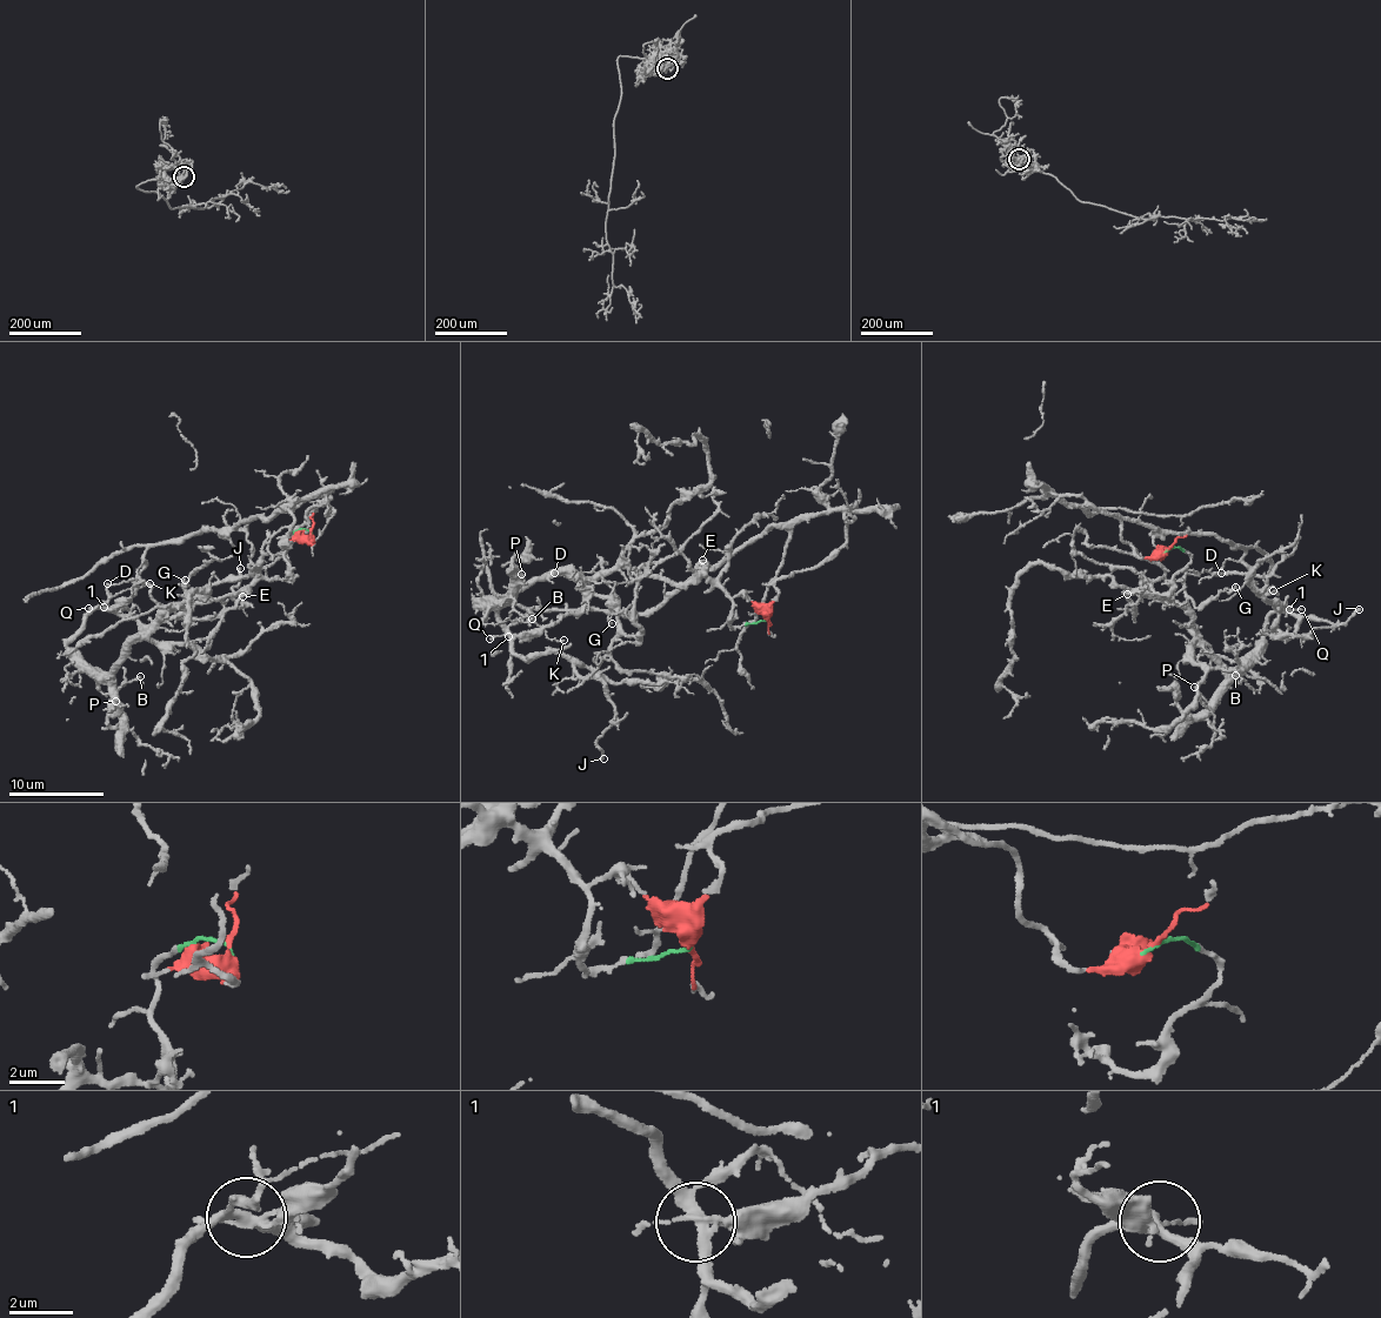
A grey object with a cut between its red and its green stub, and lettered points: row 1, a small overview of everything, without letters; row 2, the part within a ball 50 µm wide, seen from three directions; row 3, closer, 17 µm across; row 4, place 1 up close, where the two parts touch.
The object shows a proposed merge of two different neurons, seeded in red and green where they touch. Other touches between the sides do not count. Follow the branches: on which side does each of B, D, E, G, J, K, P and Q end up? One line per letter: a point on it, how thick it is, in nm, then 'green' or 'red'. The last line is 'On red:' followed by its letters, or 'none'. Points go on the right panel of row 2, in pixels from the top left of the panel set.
B: (1235, 675) | 160 nm | green
D: (1221, 573) | 120 nm | green
E: (1127, 594) | 150 nm | green
G: (1235, 587) | 150 nm | green
J: (1359, 609) | 190 nm | green
K: (1273, 590) | 120 nm | green
P: (1194, 687) | 100 nm | green
Q: (1301, 609) | 140 nm | red
On red: Q

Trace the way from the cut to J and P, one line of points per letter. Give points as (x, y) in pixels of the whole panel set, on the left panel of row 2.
J: (311, 532), (285, 539), (289, 581), (171, 604), (107, 676), (67, 646), (99, 607), (242, 606), (240, 567)
P: (311, 532), (285, 539), (287, 582), (257, 579), (171, 604), (120, 664), (120, 710), (115, 701)

